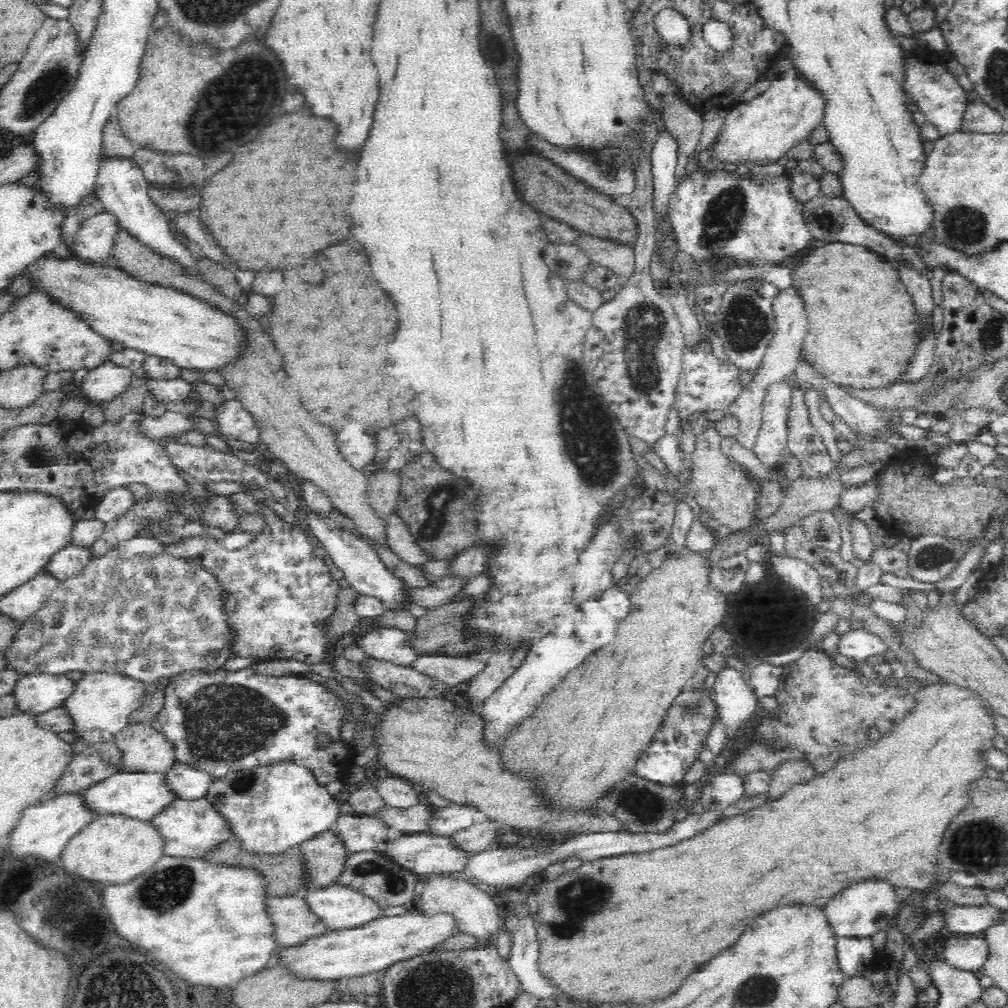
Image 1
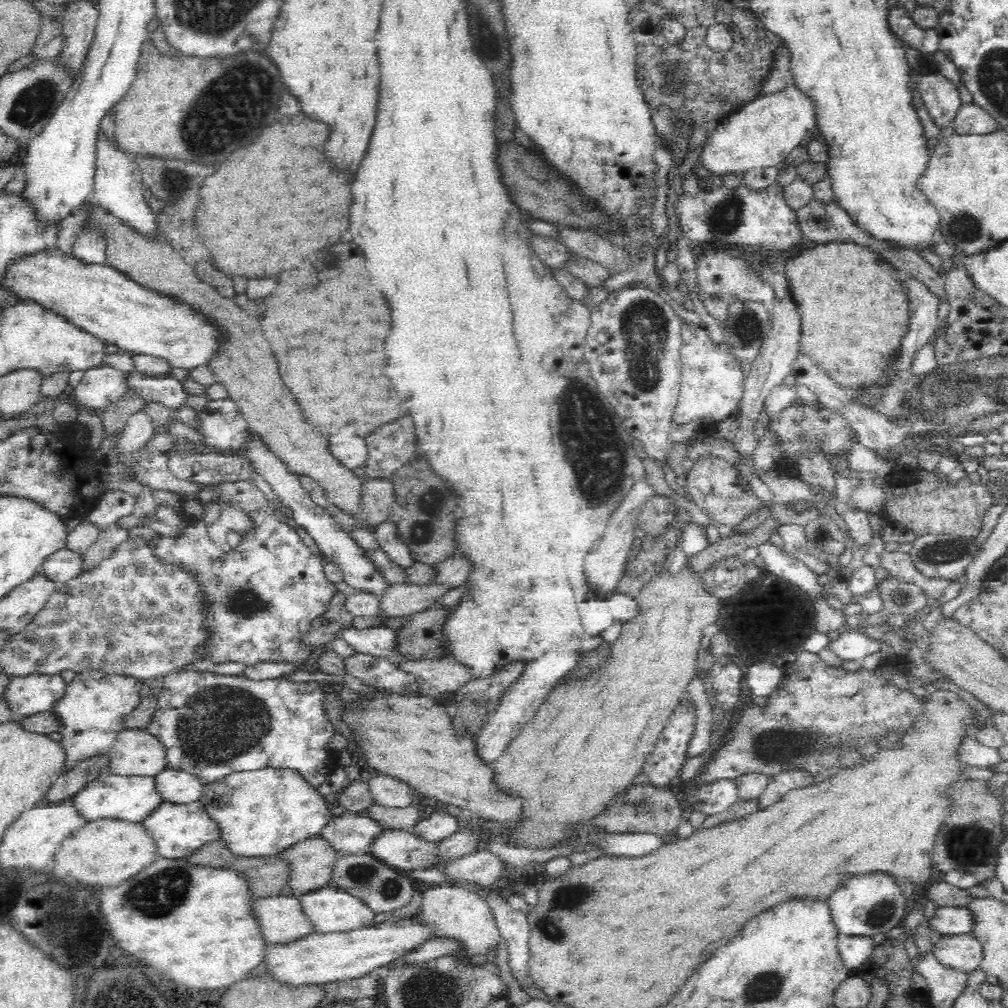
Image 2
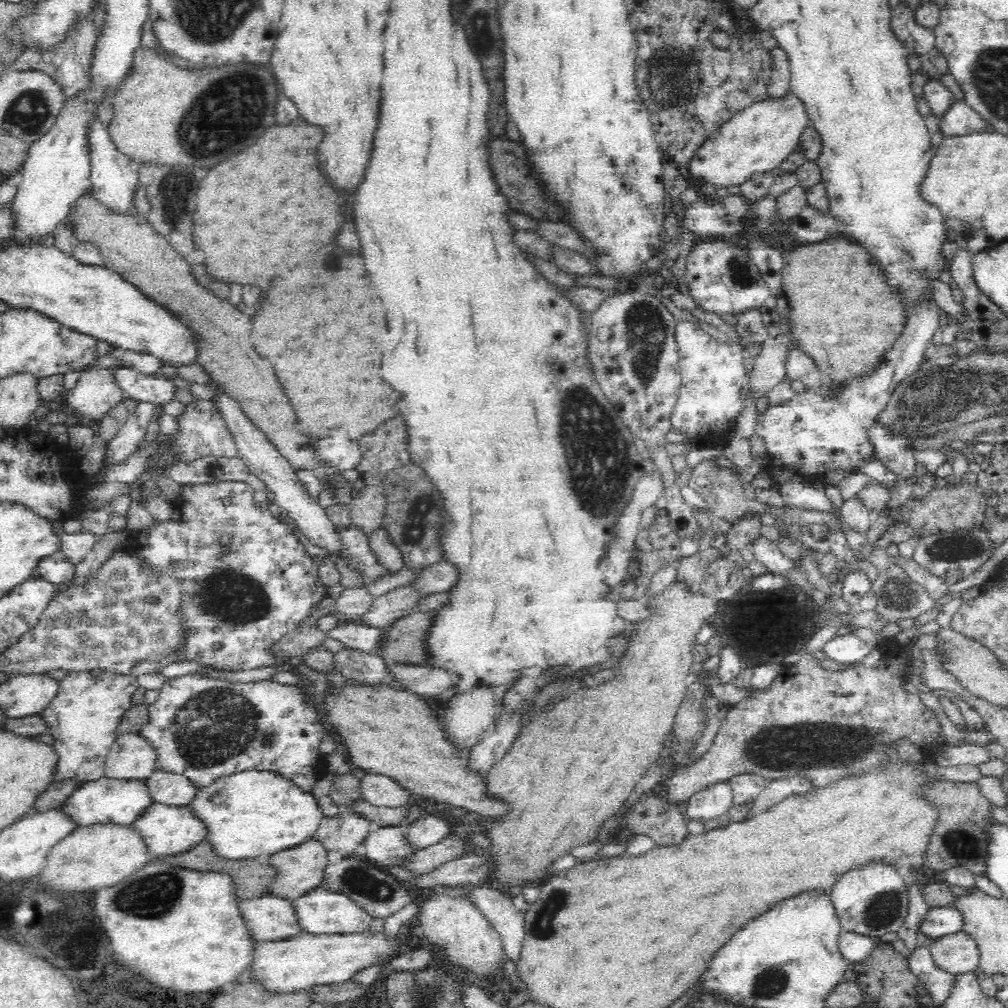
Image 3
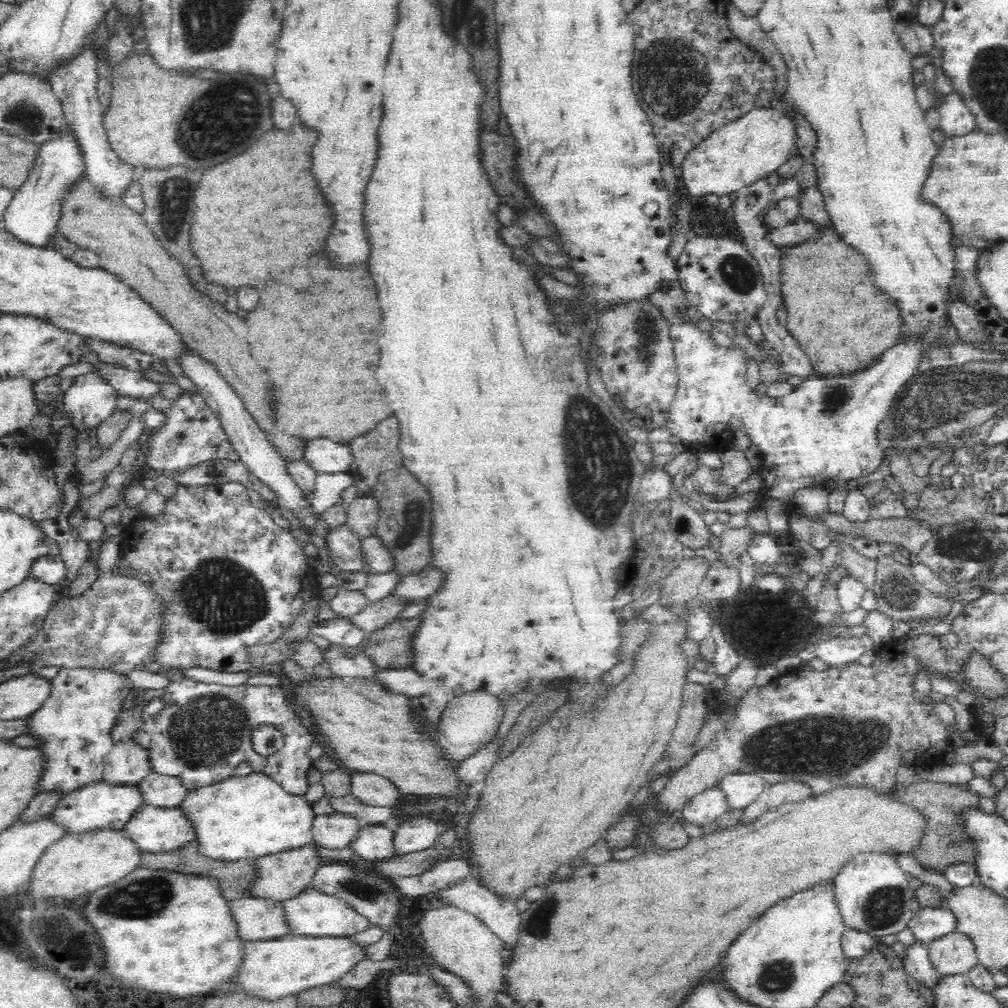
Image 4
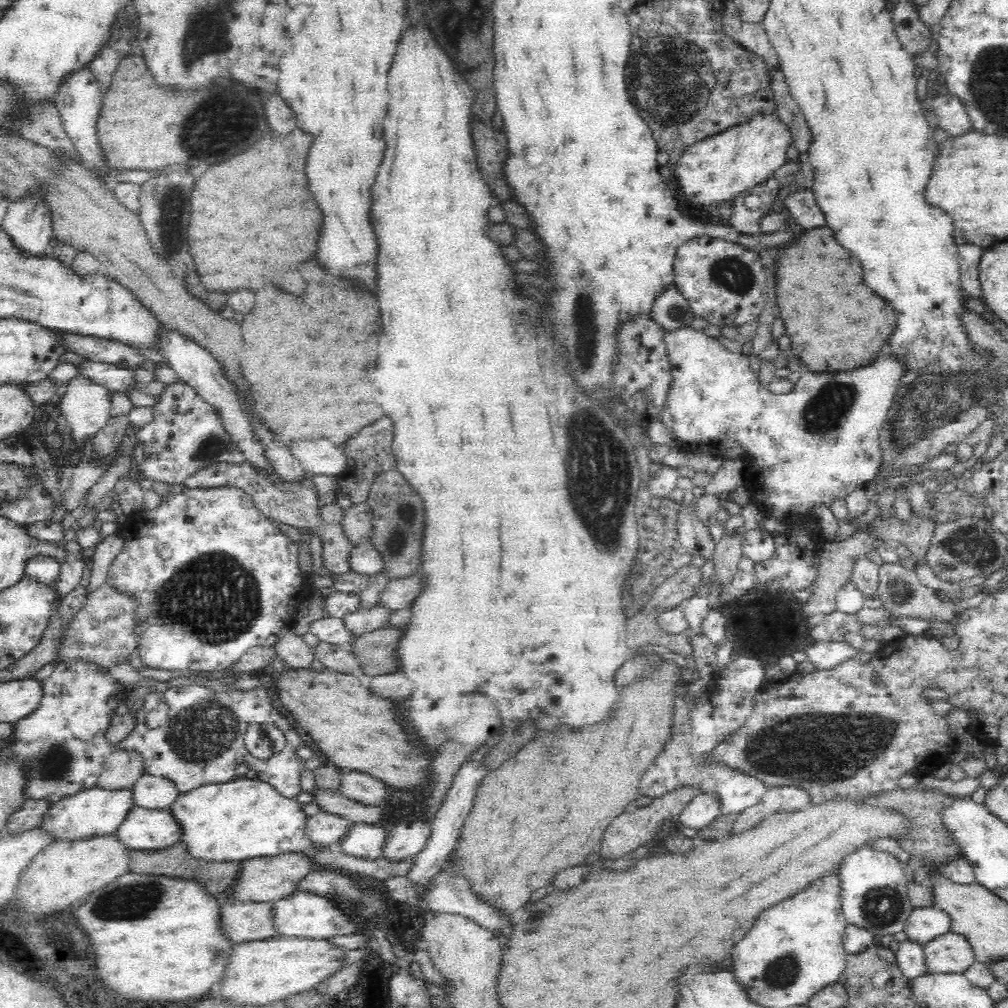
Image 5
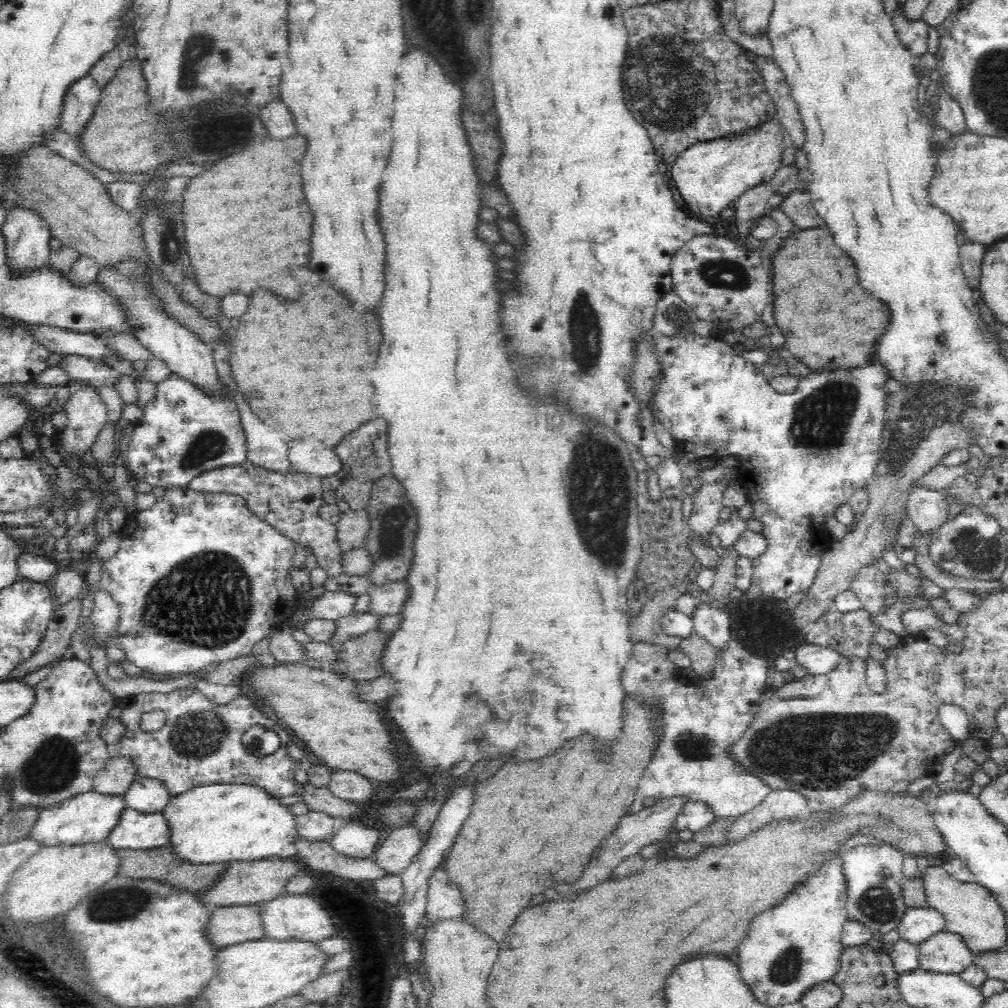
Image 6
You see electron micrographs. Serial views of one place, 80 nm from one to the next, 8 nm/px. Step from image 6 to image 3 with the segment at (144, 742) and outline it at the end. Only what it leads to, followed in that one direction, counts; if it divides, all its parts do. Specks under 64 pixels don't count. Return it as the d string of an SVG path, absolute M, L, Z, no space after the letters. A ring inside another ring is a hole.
M189 673L178 678L167 678L159 690L158 699L154 704L148 708L150 716L148 724L142 726L139 730L140 735L146 737L150 744L156 747L159 753L159 768L158 771L182 773L190 778L197 788L203 788L213 784L221 776L228 776L238 772L245 771L264 771L270 770L271 772L280 773L286 778L291 778L295 784L301 786L303 790L311 791L314 785L324 774L324 757L320 756L318 748L322 744L322 740L328 736L328 726L324 723L324 718L318 715L318 708L314 702L314 694L312 690L302 688L302 686L280 684L280 682L272 682L266 679L260 682L228 682L228 680L220 680L220 678L210 678L210 676L198 677L198 674Z

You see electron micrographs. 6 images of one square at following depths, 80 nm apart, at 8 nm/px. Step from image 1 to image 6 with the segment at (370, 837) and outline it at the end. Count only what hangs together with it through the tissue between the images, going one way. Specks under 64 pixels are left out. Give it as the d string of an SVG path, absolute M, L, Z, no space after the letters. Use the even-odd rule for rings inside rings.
M310 810L297 816L298 833L304 840L312 842L328 841L336 834L340 821L323 812Z

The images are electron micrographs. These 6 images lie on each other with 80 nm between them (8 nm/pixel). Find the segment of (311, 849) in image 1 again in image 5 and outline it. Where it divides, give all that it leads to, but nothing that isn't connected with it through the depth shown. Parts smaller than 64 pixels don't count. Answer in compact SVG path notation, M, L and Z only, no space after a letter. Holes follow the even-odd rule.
M304 852L256 857L240 863L242 863L242 872L240 872L240 878L238 878L230 898L241 901L266 901L269 903L293 896L298 891L298 884L316 868L312 858Z

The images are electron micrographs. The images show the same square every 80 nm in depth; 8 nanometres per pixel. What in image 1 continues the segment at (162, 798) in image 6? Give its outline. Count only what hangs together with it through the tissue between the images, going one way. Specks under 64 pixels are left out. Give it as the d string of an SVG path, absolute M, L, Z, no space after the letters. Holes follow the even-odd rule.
M176 762L166 777L171 788L176 791L176 798L186 800L206 797L206 792L216 780L212 773L191 762Z

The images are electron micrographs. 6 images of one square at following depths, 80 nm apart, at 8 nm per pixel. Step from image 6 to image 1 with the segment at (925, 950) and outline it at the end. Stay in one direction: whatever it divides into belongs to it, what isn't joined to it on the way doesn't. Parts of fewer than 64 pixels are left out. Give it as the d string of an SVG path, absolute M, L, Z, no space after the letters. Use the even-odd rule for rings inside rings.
M953 935L944 942L941 958L958 970L973 973L984 966L988 954L990 954L990 943L984 937Z

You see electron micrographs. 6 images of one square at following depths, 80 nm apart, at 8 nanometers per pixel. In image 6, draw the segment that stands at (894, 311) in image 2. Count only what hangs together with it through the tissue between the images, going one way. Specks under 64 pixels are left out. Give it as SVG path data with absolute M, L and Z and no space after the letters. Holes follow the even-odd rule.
M824 225L813 229L801 229L783 239L780 248L769 258L774 273L774 325L778 326L786 339L784 348L814 372L816 370L846 371L868 365L876 356L878 340L880 336L886 334L892 318L892 312L888 310L888 306L878 298L874 298L872 294L868 294L858 284L854 260L840 250L836 243L832 242L832 238L830 229ZM848 304L850 306L860 304L860 310L848 312L846 308Z

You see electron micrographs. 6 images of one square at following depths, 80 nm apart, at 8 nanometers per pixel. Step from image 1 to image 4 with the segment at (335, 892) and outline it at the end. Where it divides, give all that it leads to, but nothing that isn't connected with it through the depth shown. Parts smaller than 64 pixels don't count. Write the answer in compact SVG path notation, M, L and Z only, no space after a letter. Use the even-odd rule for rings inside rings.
M314 886L306 888L306 891L299 896L284 901L284 904L286 905L286 917L288 917L290 927L292 927L292 933L302 936L354 936L358 932L364 932L371 925L370 921L362 916L362 913L350 907L346 901L343 901L340 897L329 896L314 888Z

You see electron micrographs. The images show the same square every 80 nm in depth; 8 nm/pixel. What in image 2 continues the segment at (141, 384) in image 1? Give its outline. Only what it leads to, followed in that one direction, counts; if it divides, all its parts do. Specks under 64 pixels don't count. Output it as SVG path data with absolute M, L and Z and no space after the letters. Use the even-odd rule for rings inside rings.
M130 387L115 403L109 405L99 413L106 433L117 433L132 416L146 408L144 398L134 387Z

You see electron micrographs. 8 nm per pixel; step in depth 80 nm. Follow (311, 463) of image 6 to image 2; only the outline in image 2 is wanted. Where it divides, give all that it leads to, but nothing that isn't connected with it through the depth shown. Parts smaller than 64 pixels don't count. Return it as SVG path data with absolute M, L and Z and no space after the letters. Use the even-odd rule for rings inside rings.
M346 424L329 441L330 451L334 453L334 457L340 459L340 463L352 470L363 467L368 458L368 447L366 447L365 437L356 434L354 424Z

